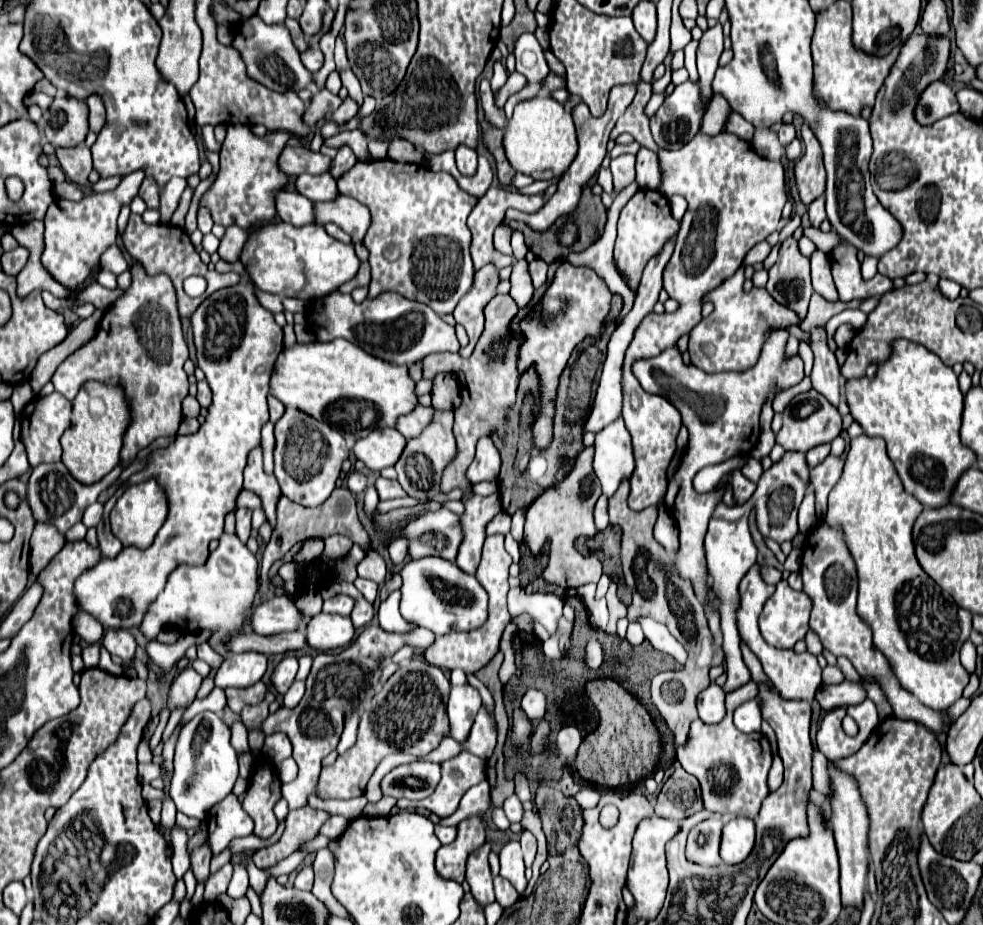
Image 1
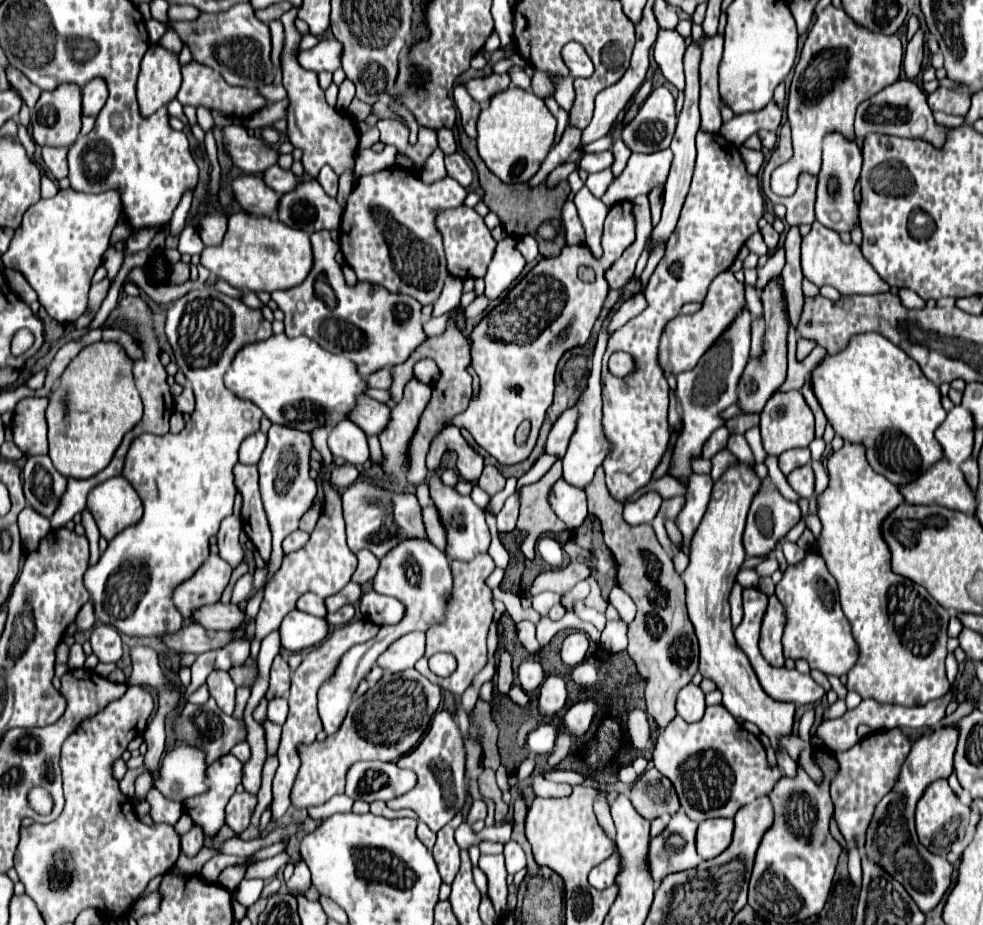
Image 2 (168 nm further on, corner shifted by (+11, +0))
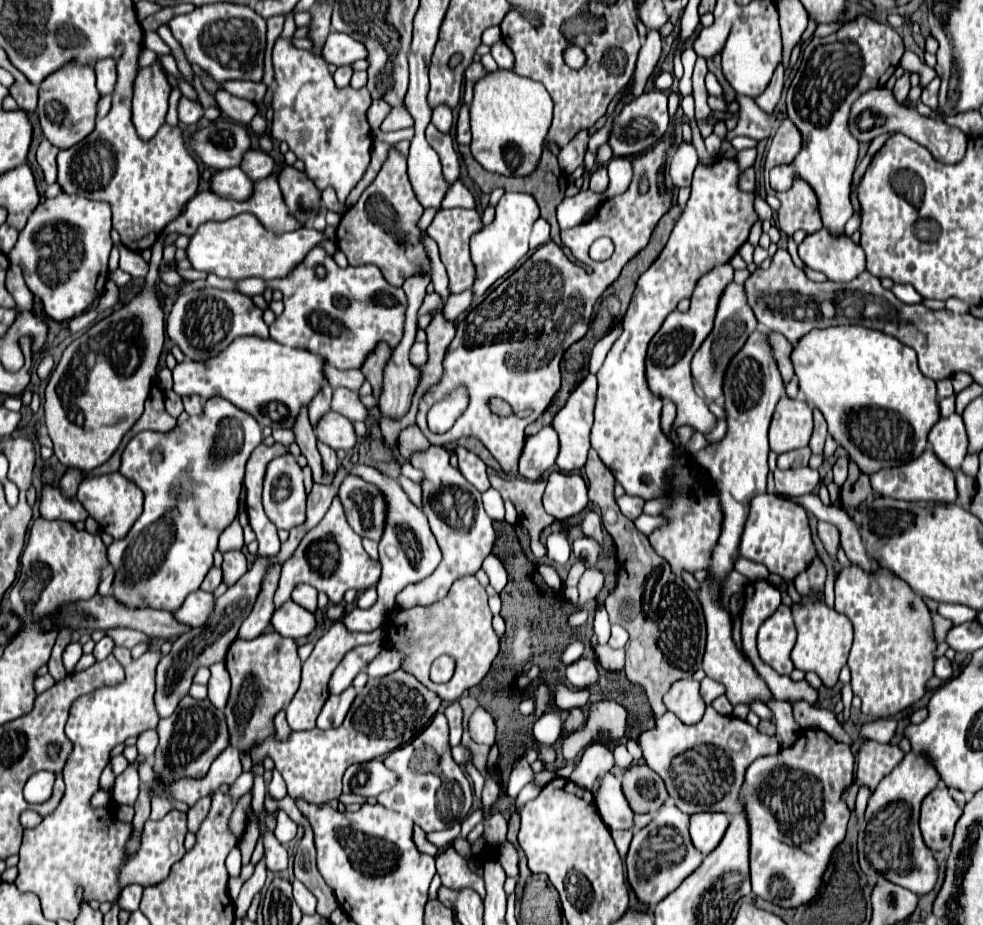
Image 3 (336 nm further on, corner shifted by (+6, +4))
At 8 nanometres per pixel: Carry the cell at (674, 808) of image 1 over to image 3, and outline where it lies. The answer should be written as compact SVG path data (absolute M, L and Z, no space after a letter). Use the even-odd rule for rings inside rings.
M645 763L625 771L623 793L635 813L655 813L669 797L663 779Z

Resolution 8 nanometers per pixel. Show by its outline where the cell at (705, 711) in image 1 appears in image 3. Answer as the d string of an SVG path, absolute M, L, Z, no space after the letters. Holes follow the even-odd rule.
M683 679L677 681L667 695L663 697L667 709L671 713L675 713L683 723L691 725L695 721L699 721L705 713L705 701L699 693L699 683L693 679Z

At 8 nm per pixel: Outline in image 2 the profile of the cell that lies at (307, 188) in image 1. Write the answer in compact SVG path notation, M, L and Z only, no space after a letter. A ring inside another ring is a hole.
M272 165L270 169L266 169L266 173L262 173L262 181L266 181L270 189L282 195L282 193L292 191L302 181L302 177L296 177L292 171L284 171L278 165Z

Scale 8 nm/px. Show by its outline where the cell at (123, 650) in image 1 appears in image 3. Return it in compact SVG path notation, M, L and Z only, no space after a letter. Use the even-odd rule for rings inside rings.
M103 637L103 639L101 639L97 645L95 645L95 649L93 649L93 655L95 655L95 659L97 659L97 661L103 661L103 659L107 659L107 657L111 655L113 647L115 647L115 641L113 641L111 637Z

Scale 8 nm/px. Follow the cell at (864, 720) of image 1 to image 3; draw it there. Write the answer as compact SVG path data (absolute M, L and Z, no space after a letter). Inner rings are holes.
M875 719L861 727L860 736L863 739L879 741L879 743L889 743L895 737L895 729L897 729L897 720Z

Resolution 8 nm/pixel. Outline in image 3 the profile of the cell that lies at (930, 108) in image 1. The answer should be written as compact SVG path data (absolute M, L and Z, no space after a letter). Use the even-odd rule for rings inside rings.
M879 87L879 89L869 89L867 93L863 93L853 109L851 109L851 133L855 133L855 137L859 141L873 141L877 135L883 135L883 133L903 133L907 137L911 137L913 141L921 143L923 147L927 147L935 159L939 159L941 163L955 163L955 161L961 161L963 159L963 153L965 153L965 147L967 147L967 135L957 129L957 127L949 127L947 123L943 121L937 121L933 117L923 117L915 107L907 105L907 103L901 103L895 99L893 91L887 89L887 87ZM865 111L873 111L877 113L881 119L883 119L883 125L881 127L871 127L867 131L861 131L857 121L861 117L861 113Z

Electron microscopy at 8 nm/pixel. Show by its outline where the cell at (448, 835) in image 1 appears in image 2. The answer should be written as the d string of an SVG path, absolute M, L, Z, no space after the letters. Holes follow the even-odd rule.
M418 823L418 839L420 839L428 849L432 849L432 847L434 847L434 841L436 841L436 833L432 833L424 823Z

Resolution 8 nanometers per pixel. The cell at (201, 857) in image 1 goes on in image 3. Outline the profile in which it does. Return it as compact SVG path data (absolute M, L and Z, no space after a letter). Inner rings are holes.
M205 797L203 801L195 803L195 807L189 809L189 813L187 813L187 817L189 817L187 825L189 825L189 831L191 831L191 833L197 833L197 831L199 831L199 827L201 827L201 823L205 821L209 809L211 809L211 797Z

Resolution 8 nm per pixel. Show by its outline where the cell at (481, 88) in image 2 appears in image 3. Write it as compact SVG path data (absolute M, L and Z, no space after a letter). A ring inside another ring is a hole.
M473 61L469 67L467 67L467 71L465 71L465 79L467 79L467 83L465 83L465 103L471 103L473 101L473 87L475 87L475 83L479 81L479 79L483 79L485 75L487 75L489 71L479 63L479 61Z

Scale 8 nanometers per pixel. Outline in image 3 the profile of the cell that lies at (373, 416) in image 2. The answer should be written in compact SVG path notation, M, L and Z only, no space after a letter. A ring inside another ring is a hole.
M335 389L333 391L333 403L331 409L347 417L349 421L367 421L369 419L369 409L361 403L361 397L357 391L351 389Z

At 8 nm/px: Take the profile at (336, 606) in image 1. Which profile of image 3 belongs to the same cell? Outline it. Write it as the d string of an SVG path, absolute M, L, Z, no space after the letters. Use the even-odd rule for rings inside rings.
M297 585L291 593L291 599L311 613L317 609L317 589L313 589L311 585Z

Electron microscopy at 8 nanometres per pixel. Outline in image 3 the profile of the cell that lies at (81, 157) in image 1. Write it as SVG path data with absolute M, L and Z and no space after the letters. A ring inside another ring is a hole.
M43 139L37 149L37 163L41 165L45 181L49 185L57 181L57 153L59 153L59 147L51 145L47 139Z

